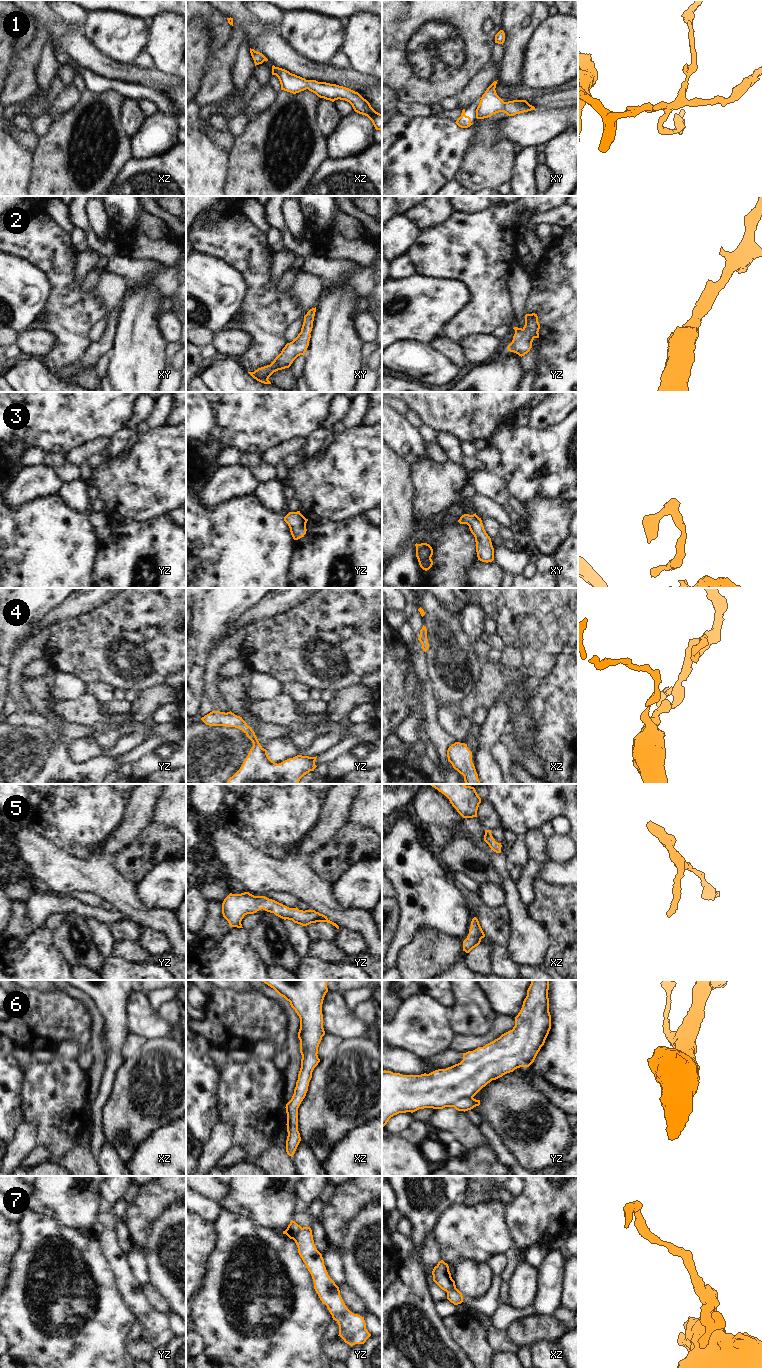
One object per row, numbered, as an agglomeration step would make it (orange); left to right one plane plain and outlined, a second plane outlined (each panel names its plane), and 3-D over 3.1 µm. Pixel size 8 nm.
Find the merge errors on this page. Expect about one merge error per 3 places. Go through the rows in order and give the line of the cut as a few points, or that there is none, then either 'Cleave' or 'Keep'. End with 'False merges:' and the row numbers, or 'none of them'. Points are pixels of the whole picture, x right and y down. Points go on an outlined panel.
1: No split. Keep
2: No split. Keep
3: No split. Keep
4: No split. Keep
5: No split. Keep
6: No split. Keep
7: Split along yz (302, 1228), (293, 1239). Cleave
False merges: 7

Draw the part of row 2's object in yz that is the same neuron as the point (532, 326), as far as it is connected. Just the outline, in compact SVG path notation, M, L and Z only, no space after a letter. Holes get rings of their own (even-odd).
M526 314L524 327L514 327L513 329L515 334L512 342L508 345L508 350L522 357L532 348L533 340L539 338L540 324L537 314Z

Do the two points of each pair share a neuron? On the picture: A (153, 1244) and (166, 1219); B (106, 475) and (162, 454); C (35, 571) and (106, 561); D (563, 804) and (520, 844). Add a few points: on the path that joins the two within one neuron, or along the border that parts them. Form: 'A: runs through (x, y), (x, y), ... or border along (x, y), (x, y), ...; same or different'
A: runs through (159, 1238), (166, 1231), (166, 1225); same
B: runs through (120, 475), (141, 475), (148, 468); same
C: border along (98, 540), (98, 556), (93, 577); different
D: border along (524, 835), (519, 834), (517, 836); different

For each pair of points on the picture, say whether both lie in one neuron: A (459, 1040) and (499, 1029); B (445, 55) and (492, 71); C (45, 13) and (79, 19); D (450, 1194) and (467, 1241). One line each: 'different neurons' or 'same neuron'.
A: same neuron
B: different neurons
C: different neurons
D: different neurons

